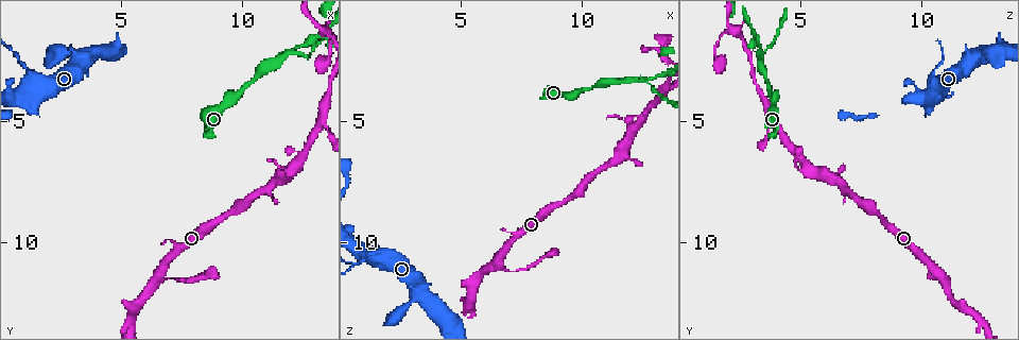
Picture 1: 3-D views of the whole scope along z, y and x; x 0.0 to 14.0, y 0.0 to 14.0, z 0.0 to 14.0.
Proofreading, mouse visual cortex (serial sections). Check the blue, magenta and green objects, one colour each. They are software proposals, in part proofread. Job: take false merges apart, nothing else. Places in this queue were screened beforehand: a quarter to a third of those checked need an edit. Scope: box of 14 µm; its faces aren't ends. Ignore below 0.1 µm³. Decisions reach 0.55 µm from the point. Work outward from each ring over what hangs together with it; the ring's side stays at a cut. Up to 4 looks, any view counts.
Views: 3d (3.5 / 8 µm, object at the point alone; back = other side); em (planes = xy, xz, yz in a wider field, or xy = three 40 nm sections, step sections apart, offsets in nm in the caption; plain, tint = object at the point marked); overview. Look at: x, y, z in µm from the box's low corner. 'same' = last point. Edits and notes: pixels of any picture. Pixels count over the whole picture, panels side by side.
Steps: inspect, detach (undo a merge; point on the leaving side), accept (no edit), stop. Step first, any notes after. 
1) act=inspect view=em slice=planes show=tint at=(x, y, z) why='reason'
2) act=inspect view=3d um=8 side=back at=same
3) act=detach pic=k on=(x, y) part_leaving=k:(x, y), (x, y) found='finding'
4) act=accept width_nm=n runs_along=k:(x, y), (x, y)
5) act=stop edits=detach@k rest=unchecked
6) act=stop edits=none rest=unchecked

act=inspect view=3d um=3.5 at=(11.8, 2.2, 3.3)

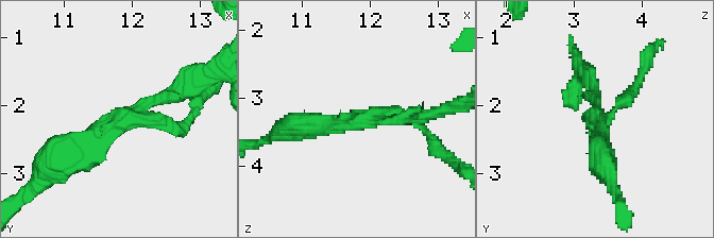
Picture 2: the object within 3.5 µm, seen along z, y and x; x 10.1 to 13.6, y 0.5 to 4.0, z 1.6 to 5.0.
act=inspect view=em slice=planes show=tint at=(11.90, 2.15, 3.30) arms=3 arm_widths_nm=200,200,350

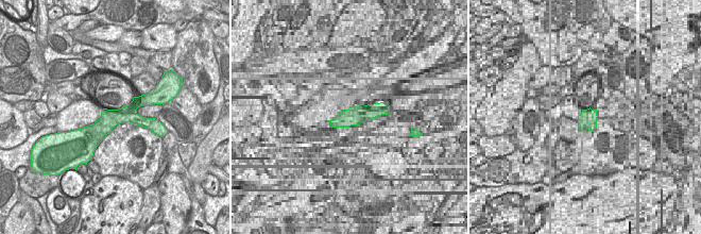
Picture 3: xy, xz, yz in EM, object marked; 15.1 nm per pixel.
act=detach pic=2 on=(187, 121) found='two cells meet here'

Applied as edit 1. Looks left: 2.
act=inspect view=3d um=3.5 at=(1.0, 2.7, 10.7) why='thick turns thin'

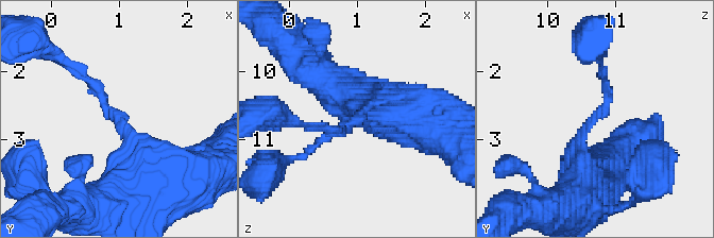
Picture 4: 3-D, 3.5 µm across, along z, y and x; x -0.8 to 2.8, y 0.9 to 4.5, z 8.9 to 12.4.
act=inspect view=em slice=xy step=5 show=tint at=(1.00, 2.75, 10.65) arm_widths_nm=150,500

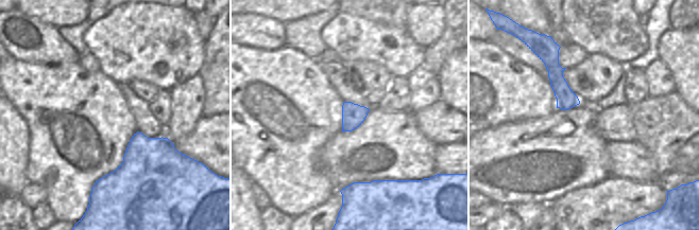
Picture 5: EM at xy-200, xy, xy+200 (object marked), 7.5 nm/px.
act=accept runs_along=4:(159, 174), (79, 73) found='continuous, no second cell'

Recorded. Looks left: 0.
act=stop edits=detach@2 rest=unchecked

